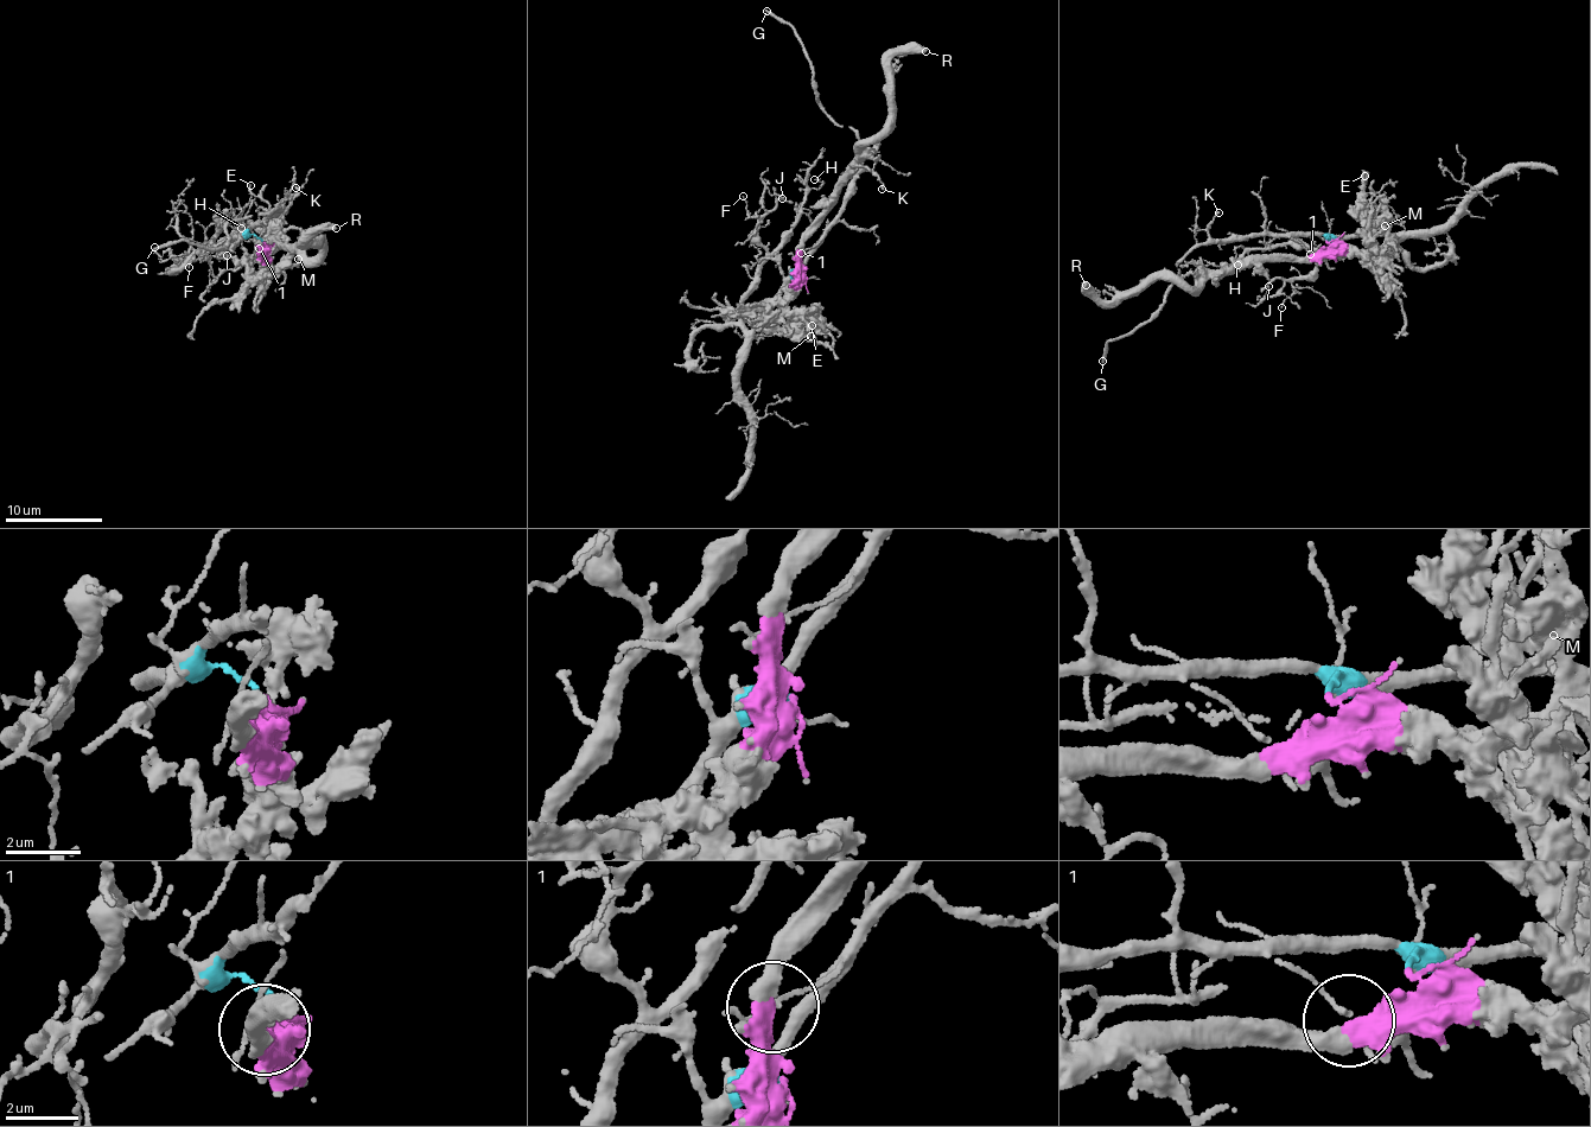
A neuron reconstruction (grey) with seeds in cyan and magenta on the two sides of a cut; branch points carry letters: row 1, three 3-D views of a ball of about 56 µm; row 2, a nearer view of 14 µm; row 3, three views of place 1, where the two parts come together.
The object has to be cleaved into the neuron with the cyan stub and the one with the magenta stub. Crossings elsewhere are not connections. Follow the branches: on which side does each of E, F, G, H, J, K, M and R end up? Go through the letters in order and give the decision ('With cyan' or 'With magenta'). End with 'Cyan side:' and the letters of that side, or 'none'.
E: With magenta
F: With cyan
G: With cyan
H: With cyan
J: With cyan
K: With cyan
M: With magenta
R: With magenta
Cyan side: F, G, H, J, K

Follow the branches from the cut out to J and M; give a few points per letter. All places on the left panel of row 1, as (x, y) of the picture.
J: (262, 242), (252, 234), (221, 248), (202, 246), (212, 241), (202, 247), (212, 246), (222, 259), (228, 254)
M: (265, 242), (271, 269), (294, 263), (299, 258)

